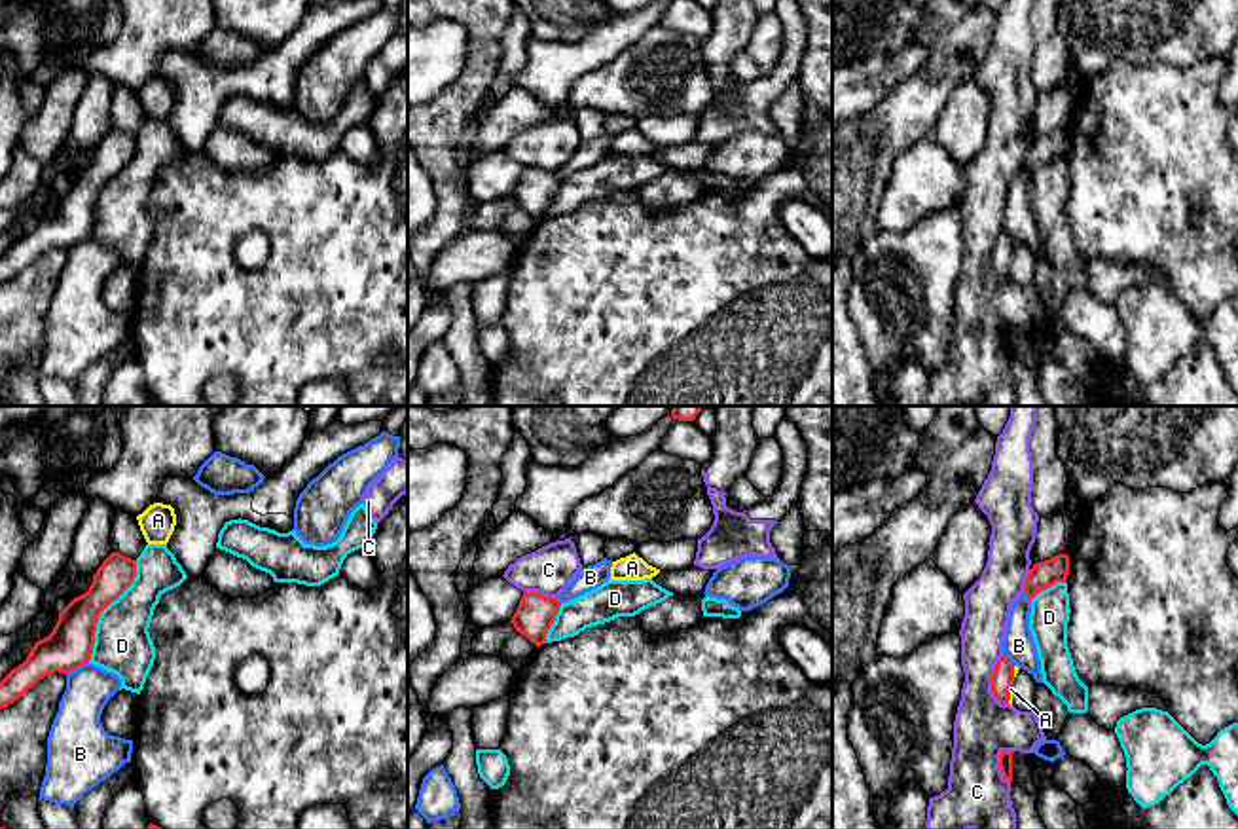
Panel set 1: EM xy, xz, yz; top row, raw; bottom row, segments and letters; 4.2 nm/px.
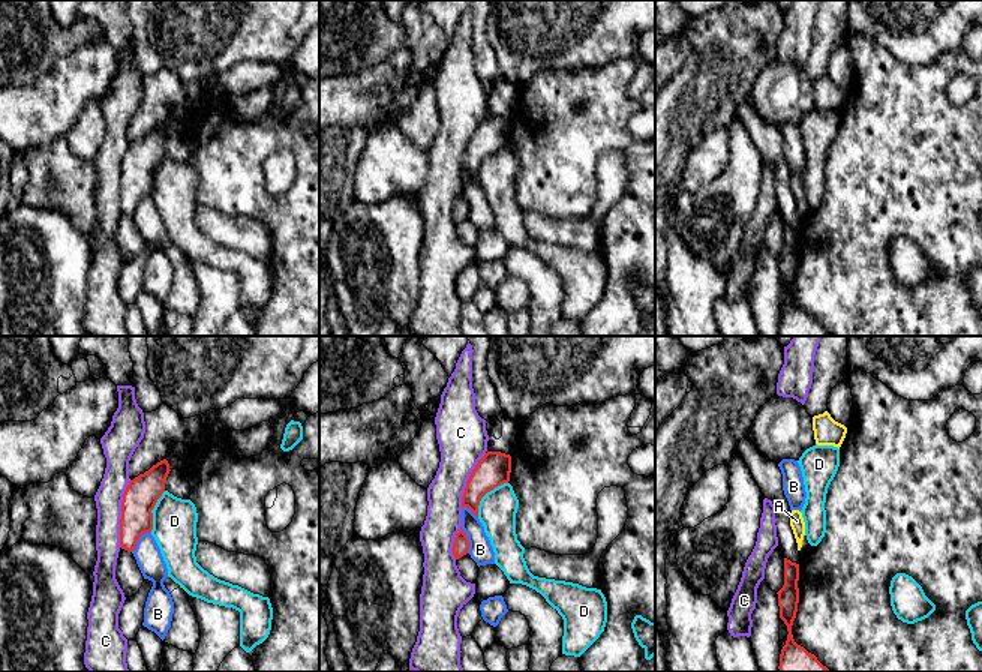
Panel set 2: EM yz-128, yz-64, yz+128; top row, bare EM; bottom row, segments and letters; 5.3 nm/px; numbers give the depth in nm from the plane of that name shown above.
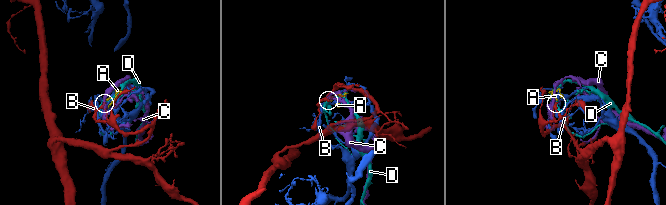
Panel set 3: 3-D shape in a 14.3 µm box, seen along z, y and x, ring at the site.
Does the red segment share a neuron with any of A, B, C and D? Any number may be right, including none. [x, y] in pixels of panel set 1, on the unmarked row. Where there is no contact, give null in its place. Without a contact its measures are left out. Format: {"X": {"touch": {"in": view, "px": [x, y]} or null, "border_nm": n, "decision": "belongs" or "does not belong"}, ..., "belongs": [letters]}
{"A": {"touch": {"in": "yz", "px": [1009, 270]}, "border_nm": 70, "decision": "does not belong"}, "B": {"touch": {"in": "xy", "px": [76, 243]}, "border_nm": 110, "decision": "does not belong"}, "C": {"touch": {"in": "yz", "px": [992, 257]}, "border_nm": 220, "decision": "does not belong"}, "D": {"touch": {"in": "xy", "px": [103, 184]}, "border_nm": 480, "decision": "does not belong"}, "belongs": []}

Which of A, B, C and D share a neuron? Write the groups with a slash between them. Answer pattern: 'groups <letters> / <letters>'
groups A / B / C / D

